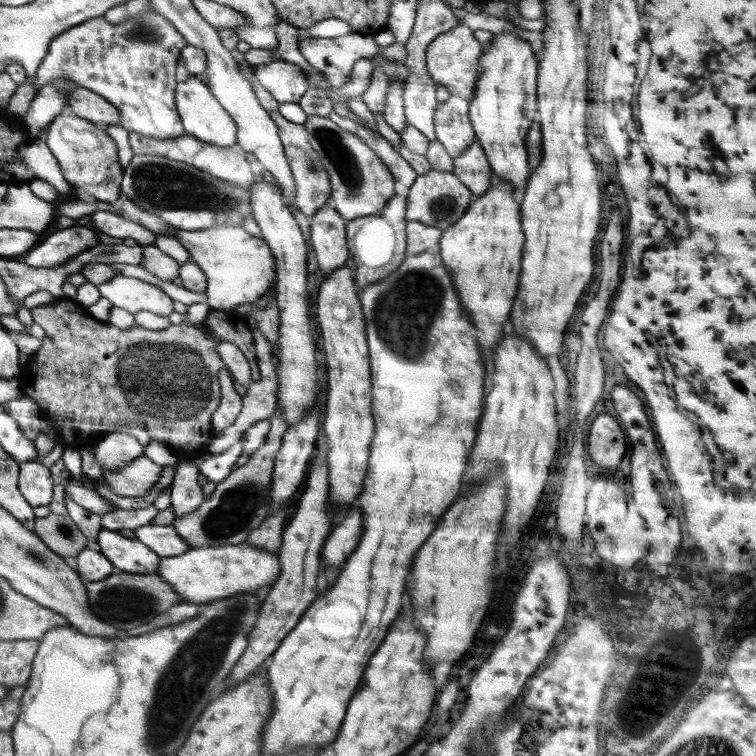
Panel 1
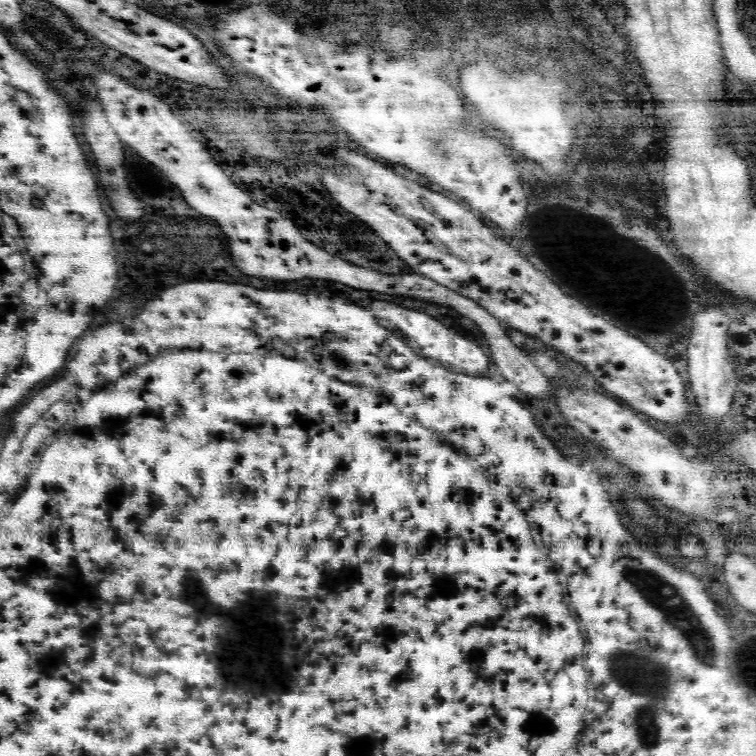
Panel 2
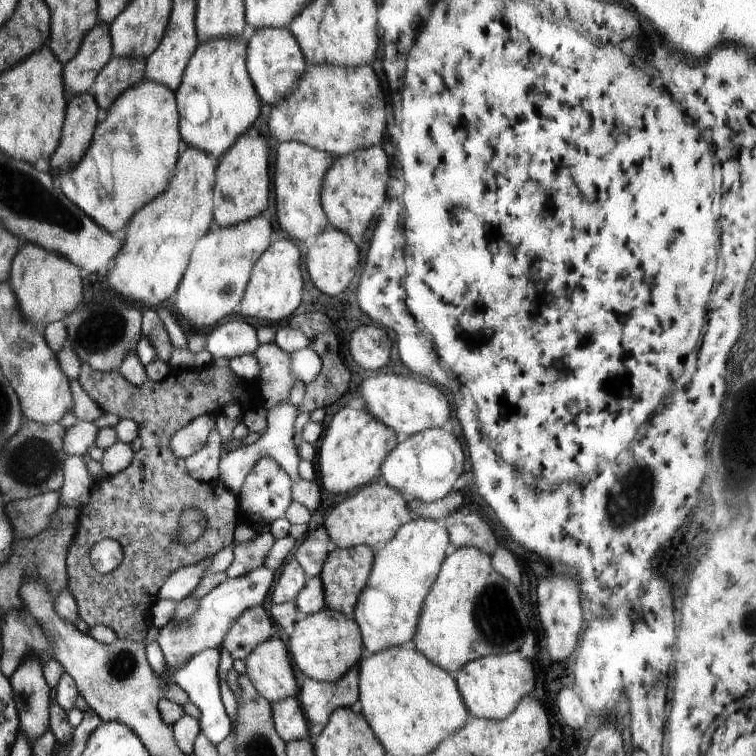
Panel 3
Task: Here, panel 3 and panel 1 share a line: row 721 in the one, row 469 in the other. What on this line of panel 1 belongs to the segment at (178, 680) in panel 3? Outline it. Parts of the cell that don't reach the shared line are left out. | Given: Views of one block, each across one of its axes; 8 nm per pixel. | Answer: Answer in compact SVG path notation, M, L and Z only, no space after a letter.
M238 440L228 450L221 453L209 454L198 467L199 474L203 474L209 481L222 482L232 471L231 466L240 458L244 450L244 442Z

